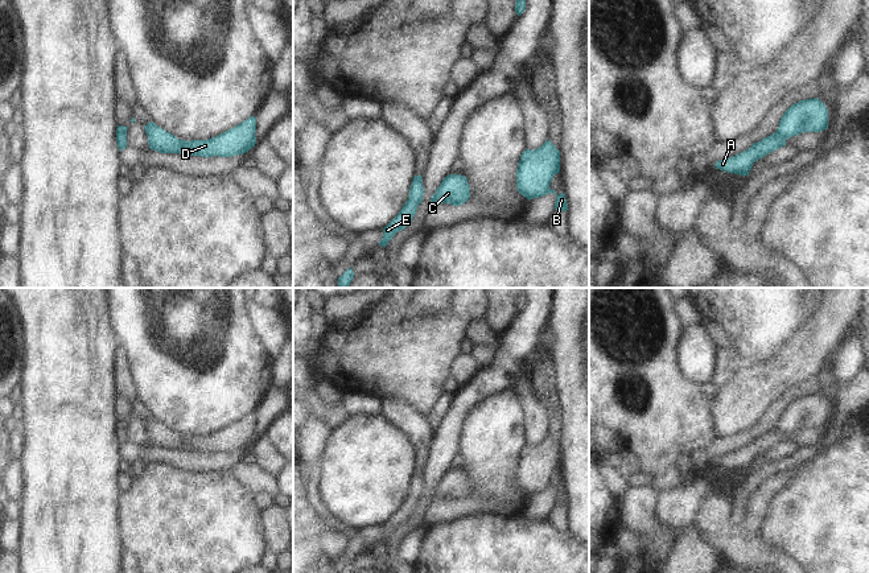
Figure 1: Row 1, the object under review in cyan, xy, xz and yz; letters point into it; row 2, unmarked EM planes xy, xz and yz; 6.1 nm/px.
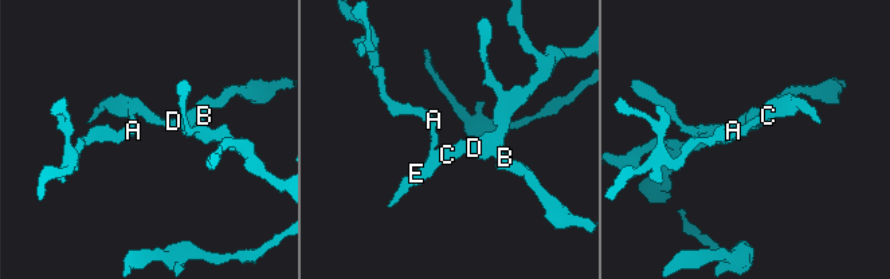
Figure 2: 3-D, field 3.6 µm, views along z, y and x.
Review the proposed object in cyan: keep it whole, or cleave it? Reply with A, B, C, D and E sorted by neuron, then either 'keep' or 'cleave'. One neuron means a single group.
A B C D E | keep

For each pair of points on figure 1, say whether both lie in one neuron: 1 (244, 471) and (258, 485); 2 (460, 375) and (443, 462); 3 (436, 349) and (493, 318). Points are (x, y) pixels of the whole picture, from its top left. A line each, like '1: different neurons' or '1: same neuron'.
1: same neuron
2: different neurons
3: different neurons

